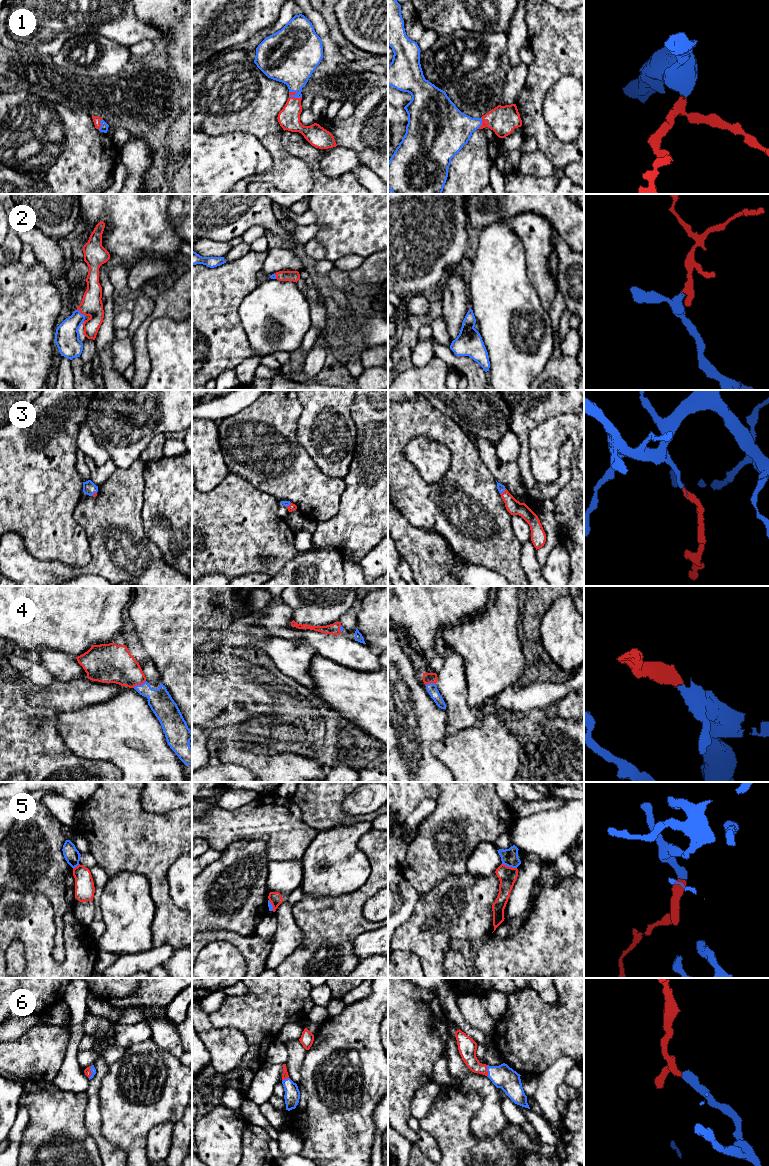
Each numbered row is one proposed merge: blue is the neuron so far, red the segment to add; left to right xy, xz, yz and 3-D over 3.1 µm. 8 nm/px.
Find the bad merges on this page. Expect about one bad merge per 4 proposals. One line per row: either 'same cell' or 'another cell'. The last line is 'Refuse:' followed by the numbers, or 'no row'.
1: same cell
2: same cell
3: same cell
4: same cell
5: another cell
6: same cell
Refuse: 5

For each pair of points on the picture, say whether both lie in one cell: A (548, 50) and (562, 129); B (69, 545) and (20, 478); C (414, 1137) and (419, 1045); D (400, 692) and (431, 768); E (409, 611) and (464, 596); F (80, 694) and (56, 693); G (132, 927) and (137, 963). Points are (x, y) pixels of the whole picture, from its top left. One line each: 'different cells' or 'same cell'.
A: different cells
B: same cell
C: same cell
D: same cell
E: same cell
F: same cell
G: different cells

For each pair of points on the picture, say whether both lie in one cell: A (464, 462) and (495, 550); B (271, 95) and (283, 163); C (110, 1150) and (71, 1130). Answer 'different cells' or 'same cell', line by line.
A: same cell
B: same cell
C: different cells

